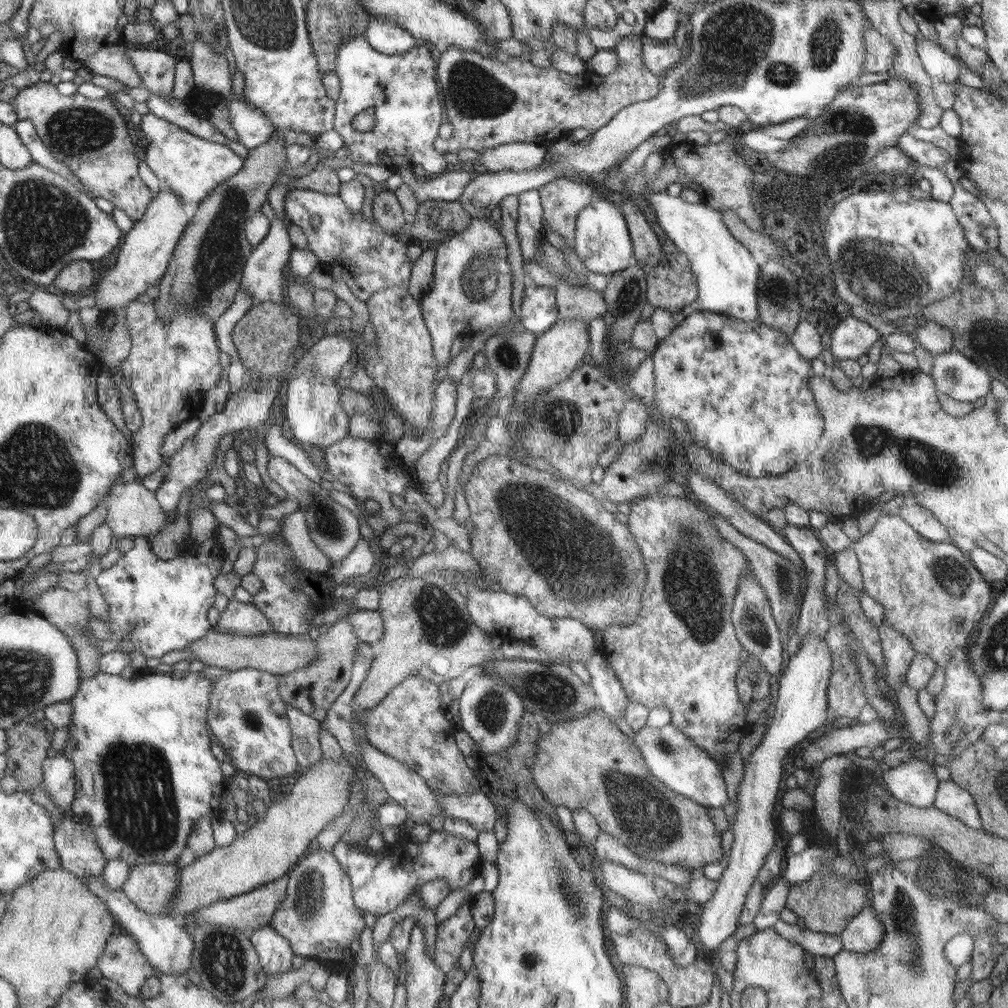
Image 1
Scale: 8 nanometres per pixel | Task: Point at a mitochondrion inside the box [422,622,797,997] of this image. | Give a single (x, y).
(652, 823)

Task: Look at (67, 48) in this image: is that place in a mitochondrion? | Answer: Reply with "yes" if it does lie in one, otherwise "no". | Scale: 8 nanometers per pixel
no

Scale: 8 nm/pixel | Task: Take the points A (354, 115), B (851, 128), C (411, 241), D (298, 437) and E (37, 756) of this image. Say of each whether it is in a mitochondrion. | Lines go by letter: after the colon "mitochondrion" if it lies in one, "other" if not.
A: other
B: mitochondrion
C: other
D: other
E: other

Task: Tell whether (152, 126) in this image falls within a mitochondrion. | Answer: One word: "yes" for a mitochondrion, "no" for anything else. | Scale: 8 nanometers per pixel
no

